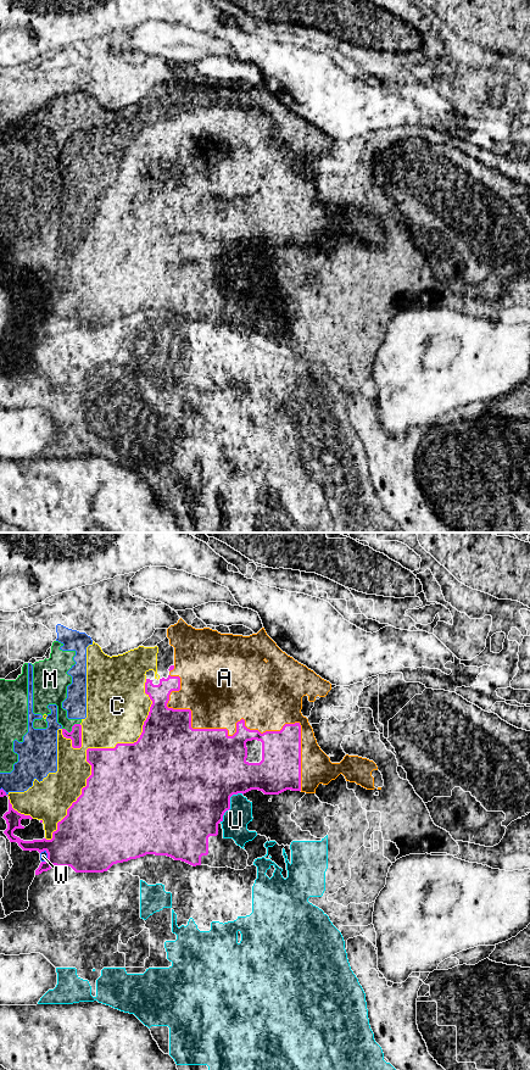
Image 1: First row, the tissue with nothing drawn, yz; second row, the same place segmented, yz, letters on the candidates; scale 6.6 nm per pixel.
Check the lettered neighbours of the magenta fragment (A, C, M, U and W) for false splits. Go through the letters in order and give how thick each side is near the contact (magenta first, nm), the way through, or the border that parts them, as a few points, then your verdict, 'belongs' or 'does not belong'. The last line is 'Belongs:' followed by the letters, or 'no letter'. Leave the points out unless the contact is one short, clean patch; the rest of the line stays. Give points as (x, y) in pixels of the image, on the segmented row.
A: calibres 340 and 460 nm; does not belong
C: calibres 400 and 360 nm; does not belong
M: calibres 80 and 120 nm; does not belong
U: calibres 480 and 170 nm; does not belong
W: calibres 380 and 50 nm; does not belong
Belongs: no letter

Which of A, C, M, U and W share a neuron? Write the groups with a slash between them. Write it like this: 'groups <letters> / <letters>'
groups A C M W / U

